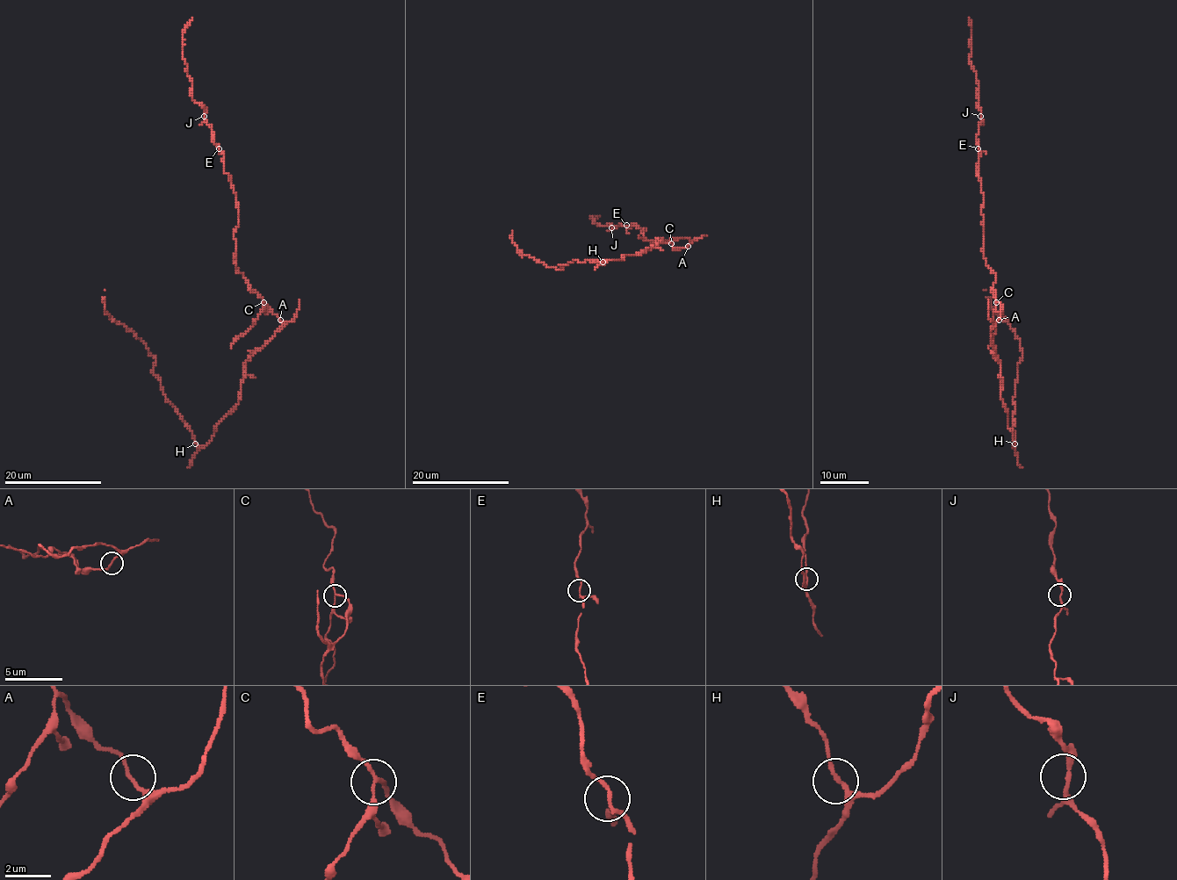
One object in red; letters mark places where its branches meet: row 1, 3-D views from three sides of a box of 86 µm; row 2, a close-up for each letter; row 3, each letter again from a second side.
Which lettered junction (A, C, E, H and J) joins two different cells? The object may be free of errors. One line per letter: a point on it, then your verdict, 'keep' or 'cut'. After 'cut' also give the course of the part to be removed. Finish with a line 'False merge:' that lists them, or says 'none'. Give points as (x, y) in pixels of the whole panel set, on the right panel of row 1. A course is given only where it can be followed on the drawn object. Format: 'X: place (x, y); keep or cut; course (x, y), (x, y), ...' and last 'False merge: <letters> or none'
A: place (999, 320); keep
C: place (996, 302); cut; course (996, 303), (992, 319), (996, 326), (989, 349)
E: place (978, 148); keep
H: place (1014, 443); keep
J: place (980, 116); keep
False merge: C

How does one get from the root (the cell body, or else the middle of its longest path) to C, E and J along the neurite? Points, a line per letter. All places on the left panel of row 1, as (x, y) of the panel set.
C: (281, 326), (279, 317), (263, 303)
E: (281, 326), (279, 317), (250, 289), (236, 269), (233, 234), (238, 225), (236, 194), (219, 148)
J: (281, 326), (236, 269), (236, 194), (204, 116)

